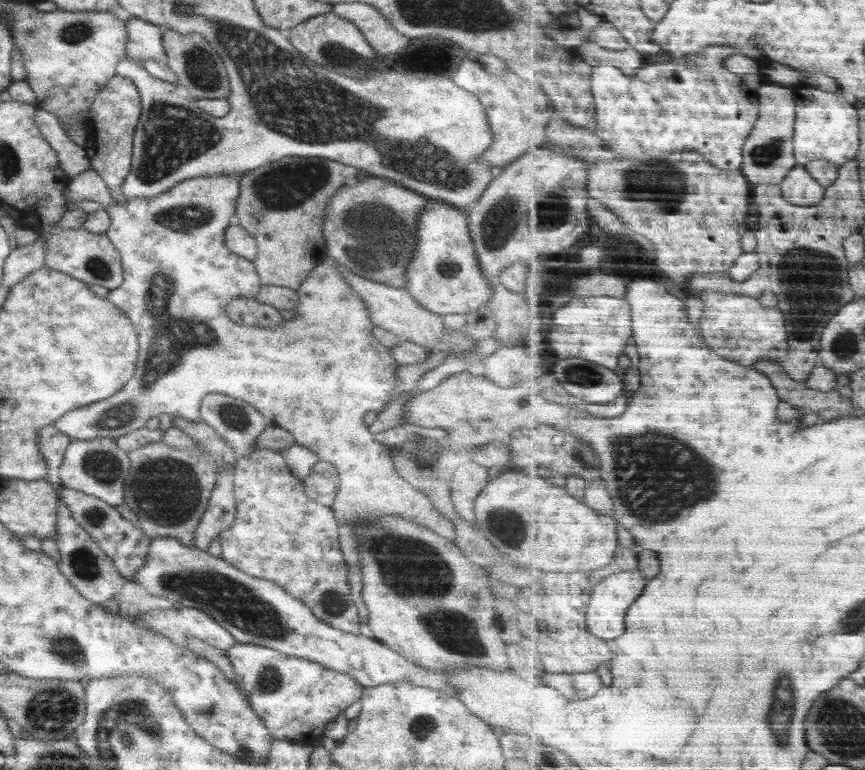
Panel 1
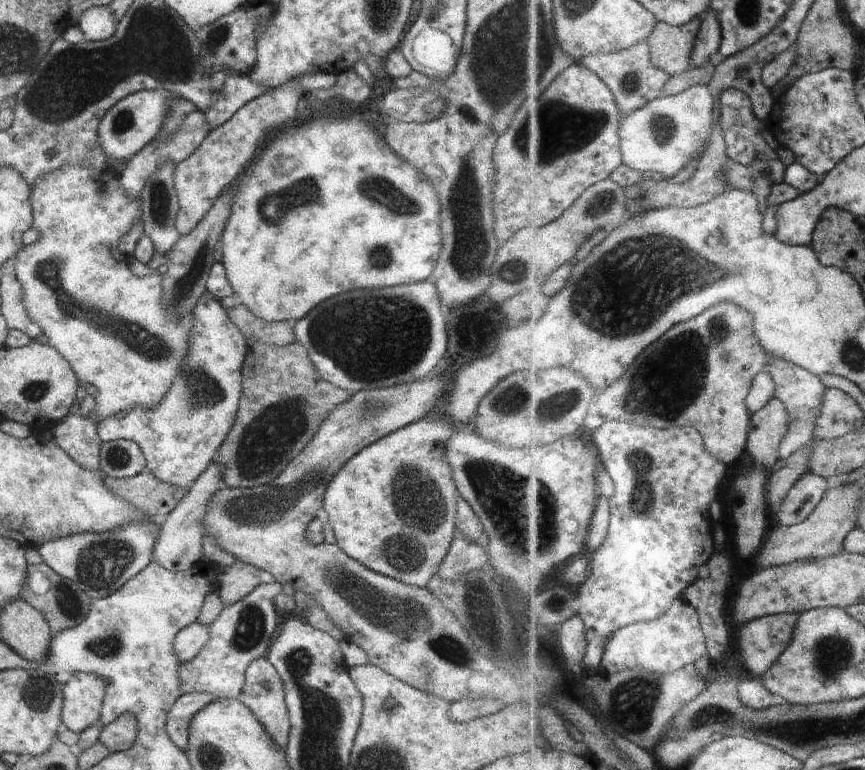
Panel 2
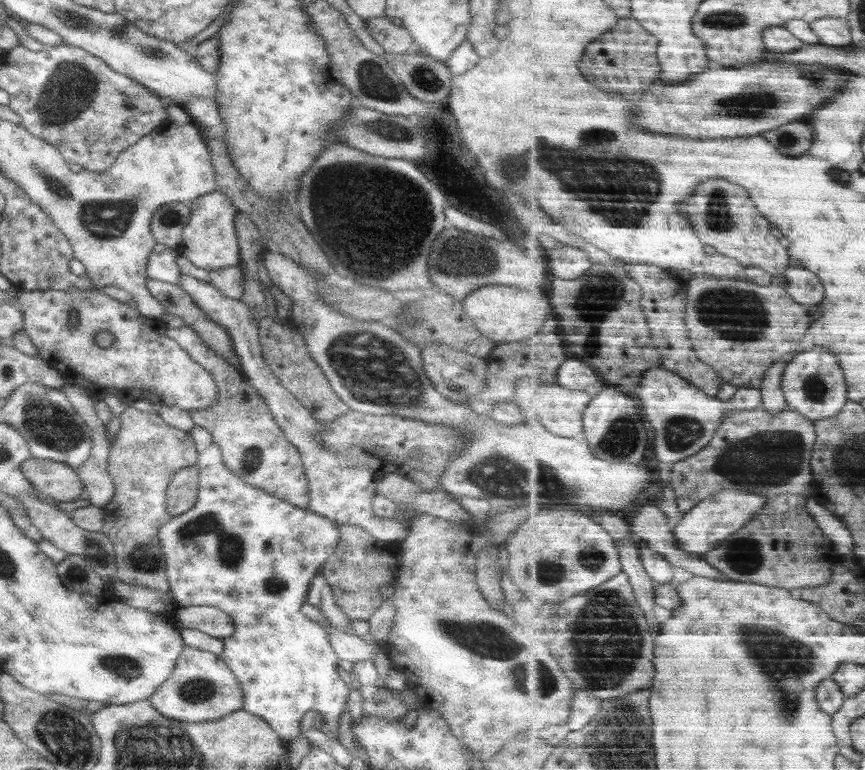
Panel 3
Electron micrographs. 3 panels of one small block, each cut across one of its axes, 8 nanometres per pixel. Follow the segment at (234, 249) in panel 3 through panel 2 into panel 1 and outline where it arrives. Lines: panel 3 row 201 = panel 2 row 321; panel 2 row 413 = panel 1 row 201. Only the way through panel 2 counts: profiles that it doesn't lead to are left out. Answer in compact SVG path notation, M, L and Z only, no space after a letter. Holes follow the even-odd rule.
M198 176L198 178L190 178L188 180L182 180L170 186L166 192L162 192L154 198L126 198L121 202L117 201L116 204L106 207L108 215L110 215L110 228L106 230L105 234L110 237L110 241L121 256L121 265L123 266L123 283L119 288L113 289L109 292L107 300L110 300L116 307L122 309L124 313L130 316L132 320L132 326L136 330L137 340L140 344L140 358L138 358L138 366L136 366L136 374L130 379L121 390L117 392L115 396L110 396L106 400L102 400L99 403L90 404L86 408L78 408L72 410L72 412L66 412L64 415L58 417L58 420L52 423L52 426L62 432L62 434L68 436L72 441L75 440L94 440L97 438L109 438L117 439L118 437L124 436L136 429L146 427L148 420L152 417L158 417L160 414L170 414L173 418L184 418L188 422L200 422L200 409L201 403L204 396L210 395L211 393L217 393L222 395L229 395L234 399L239 399L248 404L252 404L254 408L258 409L262 415L264 415L270 423L276 424L292 433L296 444L300 446L304 445L310 448L310 452L314 452L318 456L319 460L326 460L330 462L338 476L340 476L340 485L336 491L334 504L330 507L338 522L338 534L340 551L344 556L344 561L348 566L348 580L350 587L352 587L351 595L354 604L357 606L357 613L359 620L366 624L368 622L369 612L366 608L366 603L362 598L362 571L358 547L358 536L354 533L352 526L354 524L362 524L362 522L368 522L368 520L376 520L376 518L382 518L382 516L400 516L400 518L406 518L410 522L416 522L418 526L424 526L432 532L436 532L438 536L442 536L450 541L457 540L456 525L452 519L446 518L442 513L438 512L431 500L420 490L414 490L402 476L400 476L395 467L395 460L390 457L390 448L376 442L373 438L373 433L368 430L367 425L364 422L364 415L366 412L377 412L384 410L394 399L396 394L396 370L400 368L401 364L390 355L390 349L380 344L374 337L372 330L375 325L373 320L370 319L370 311L365 301L351 288L351 284L348 284L345 280L341 271L342 266L332 257L326 256L315 268L310 270L310 273L306 276L306 279L300 284L297 291L299 299L299 306L294 309L294 318L285 320L279 328L275 330L269 328L258 328L248 327L236 324L226 316L226 310L224 307L228 305L228 302L232 298L245 297L255 298L259 292L259 288L262 286L258 274L256 273L255 266L252 261L245 260L242 256L234 254L225 244L225 230L235 220L236 202L240 194L239 179L237 176Z

